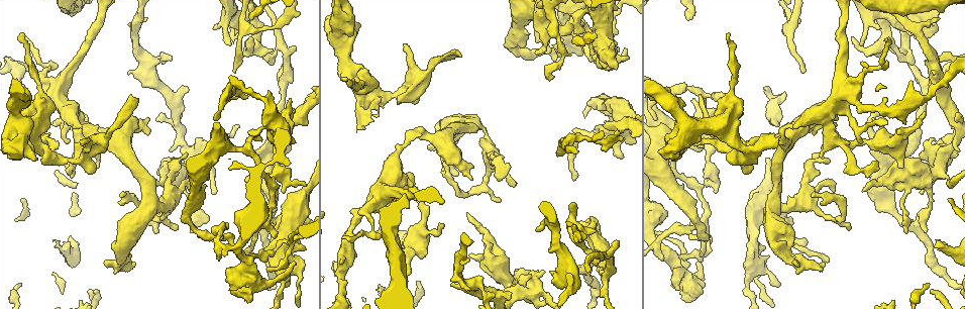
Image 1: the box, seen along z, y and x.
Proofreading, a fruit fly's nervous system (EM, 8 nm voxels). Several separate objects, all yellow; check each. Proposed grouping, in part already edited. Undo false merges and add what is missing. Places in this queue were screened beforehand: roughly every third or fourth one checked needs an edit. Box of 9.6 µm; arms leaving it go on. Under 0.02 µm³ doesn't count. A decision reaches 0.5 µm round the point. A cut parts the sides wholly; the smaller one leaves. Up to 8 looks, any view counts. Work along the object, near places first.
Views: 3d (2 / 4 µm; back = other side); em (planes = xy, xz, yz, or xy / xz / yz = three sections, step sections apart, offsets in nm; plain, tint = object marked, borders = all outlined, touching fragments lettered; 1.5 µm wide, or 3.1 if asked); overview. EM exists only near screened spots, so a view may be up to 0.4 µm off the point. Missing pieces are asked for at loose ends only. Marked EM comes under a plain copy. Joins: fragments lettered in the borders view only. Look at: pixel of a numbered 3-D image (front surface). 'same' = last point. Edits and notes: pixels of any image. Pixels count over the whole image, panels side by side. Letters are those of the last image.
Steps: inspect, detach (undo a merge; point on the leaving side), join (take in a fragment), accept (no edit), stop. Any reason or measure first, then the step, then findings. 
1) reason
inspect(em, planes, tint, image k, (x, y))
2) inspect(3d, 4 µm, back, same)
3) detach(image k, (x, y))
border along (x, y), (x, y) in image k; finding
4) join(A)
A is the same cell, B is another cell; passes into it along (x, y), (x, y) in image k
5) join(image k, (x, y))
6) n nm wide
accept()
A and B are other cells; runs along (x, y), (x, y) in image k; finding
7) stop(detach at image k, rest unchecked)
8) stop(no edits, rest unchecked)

an open end
inspect(em, planes, borders, image 1, (549, 81))

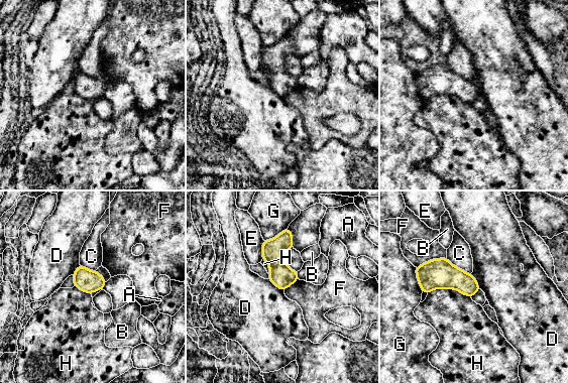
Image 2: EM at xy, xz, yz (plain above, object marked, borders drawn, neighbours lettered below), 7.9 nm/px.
160 nm wide
accept()
A, B, C, D, E, F, G and H are other cells; border along (268, 279), (284, 290) in image 2; no lettered fragment goes on from it

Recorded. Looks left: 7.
closes a loop
inspect(em, planes, tint, image 1, (655, 149))

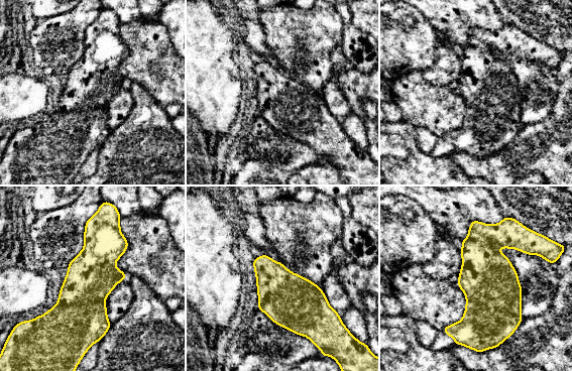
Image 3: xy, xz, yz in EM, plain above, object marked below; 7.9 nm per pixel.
see the neighbours
inspect(em, planes, borders, same)

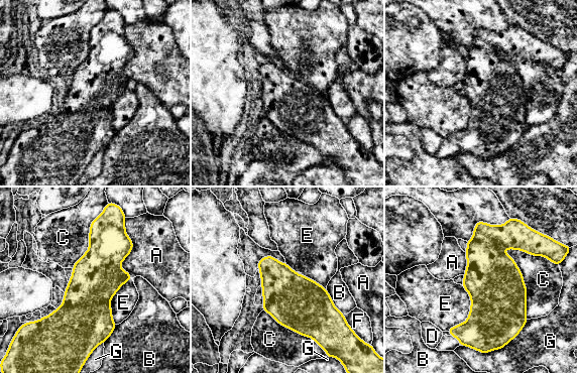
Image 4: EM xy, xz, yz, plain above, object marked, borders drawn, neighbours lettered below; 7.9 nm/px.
400 nm wide
accept()
A, B, C, D, E, F and G are other cells; border along (462, 285), (470, 313), (446, 331) in image 4; one neuron here

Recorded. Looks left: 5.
branch stops here
inspect(3d, 4 µm, image 1, (138, 100))

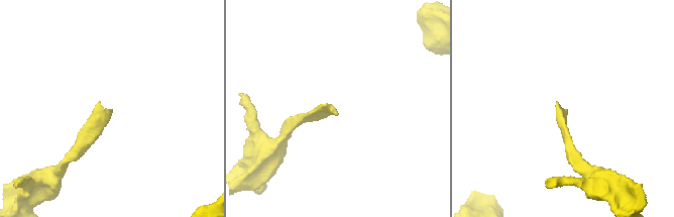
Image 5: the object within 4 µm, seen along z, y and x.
now the EM
inspect(em, planes, borders, image 5, (566, 110))

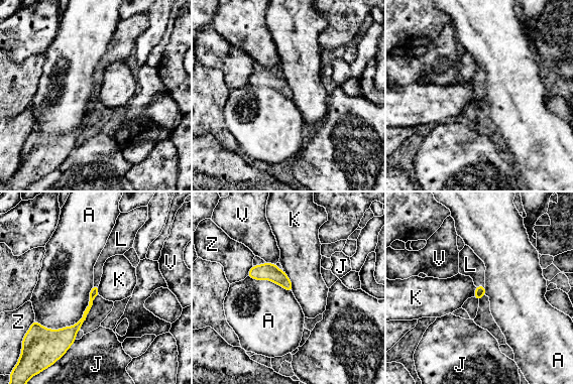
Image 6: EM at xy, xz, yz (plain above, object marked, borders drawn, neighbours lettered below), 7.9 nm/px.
join(L)
L is the same cell, A, J, K, V and Z are other cells; passes into it along (480, 290), (480, 286), (470, 264) in image 6; it goes on there

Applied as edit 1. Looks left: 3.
stop(join at image 6, rest unchecked)

